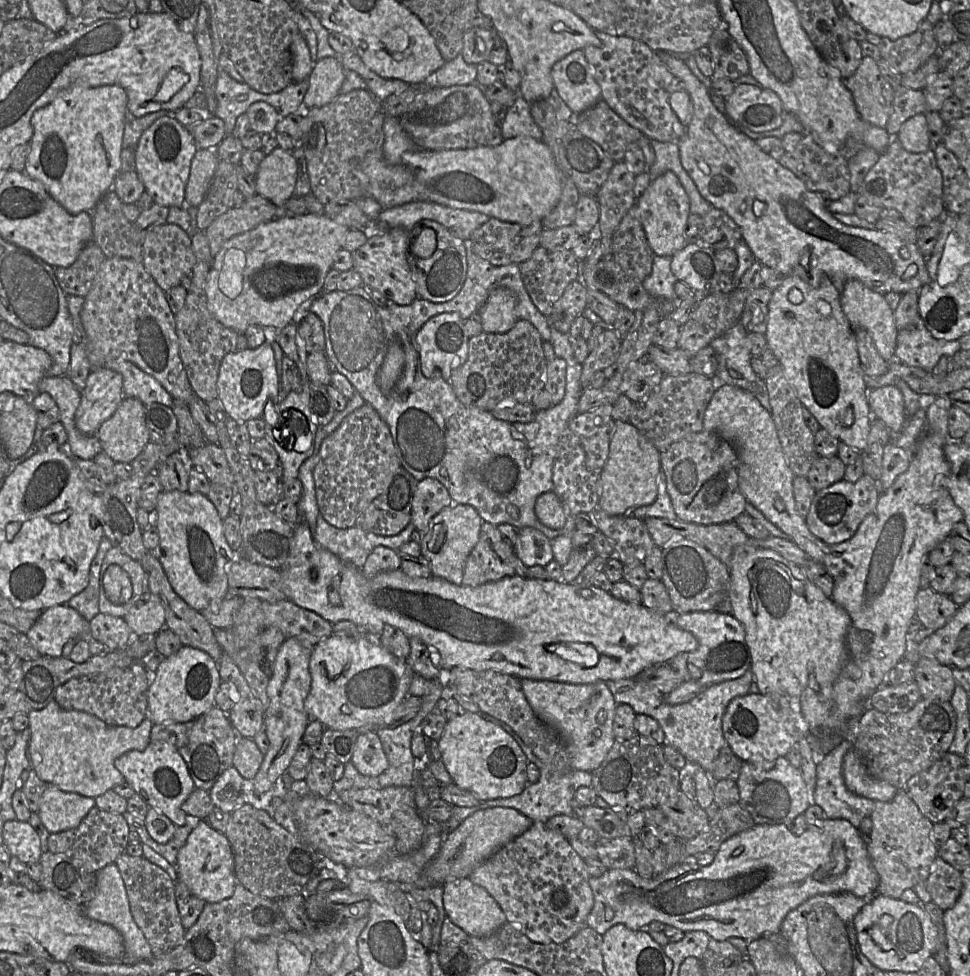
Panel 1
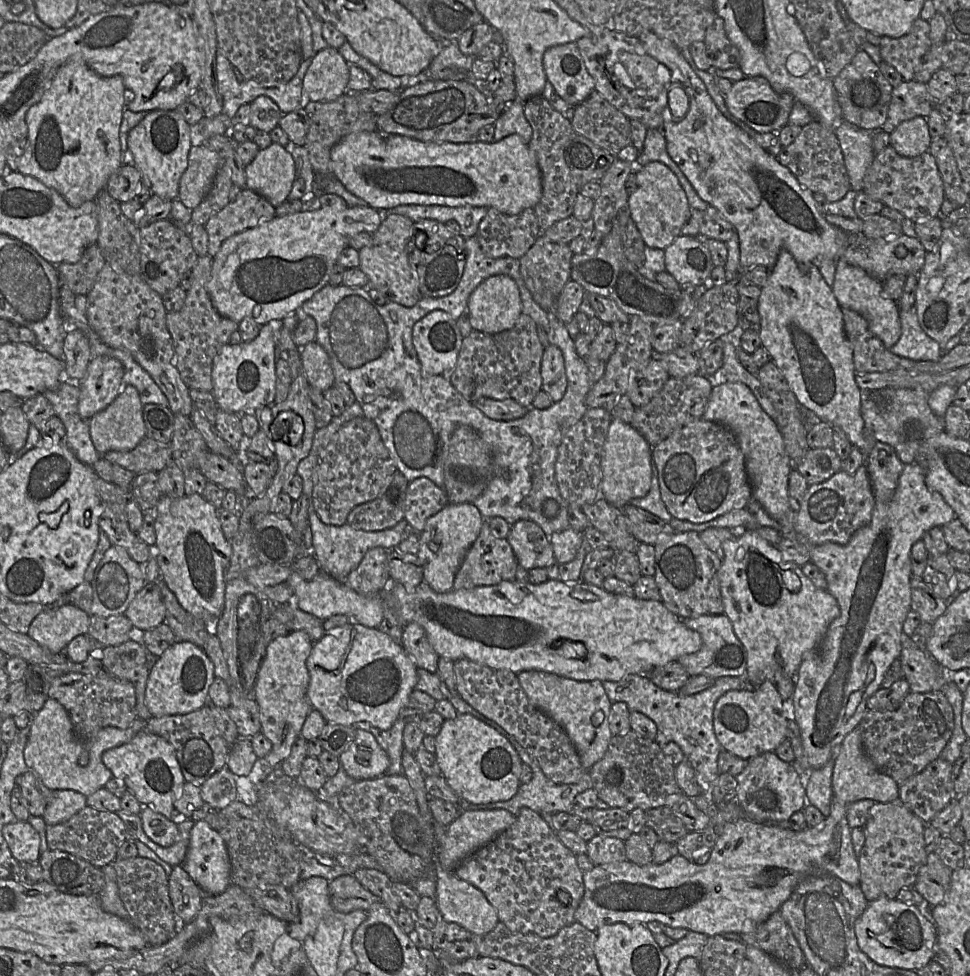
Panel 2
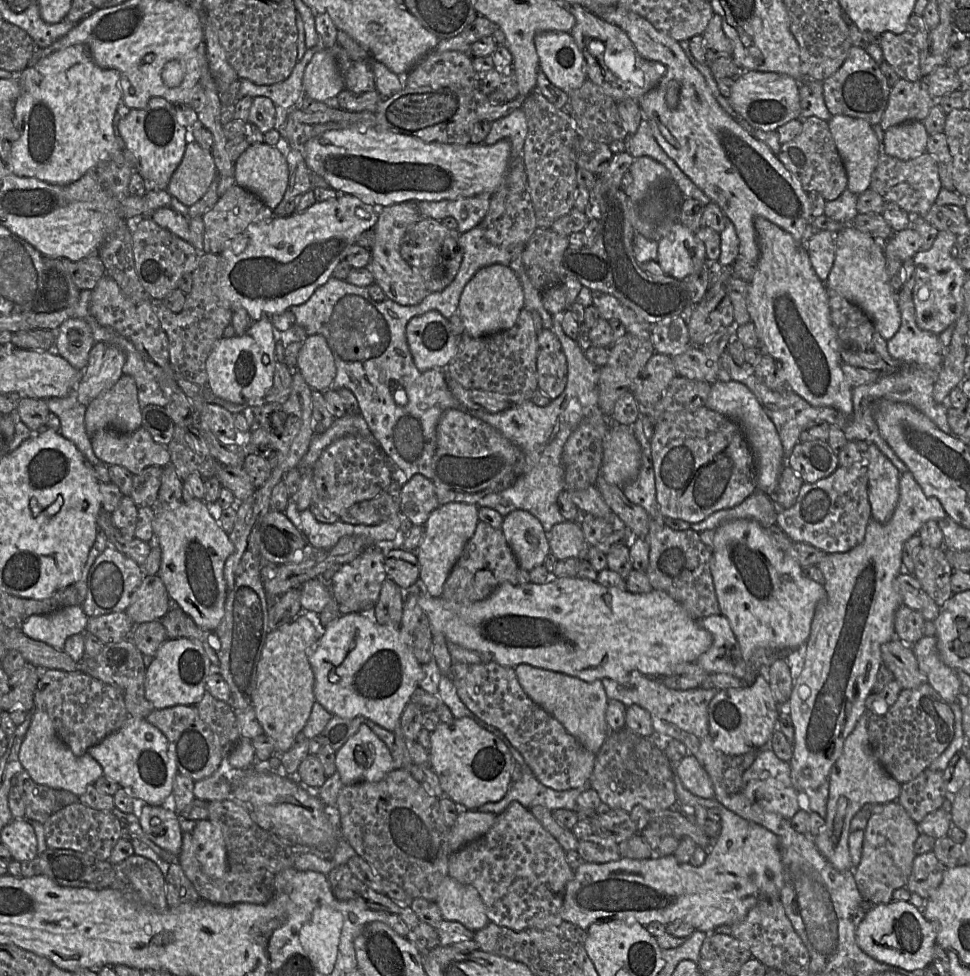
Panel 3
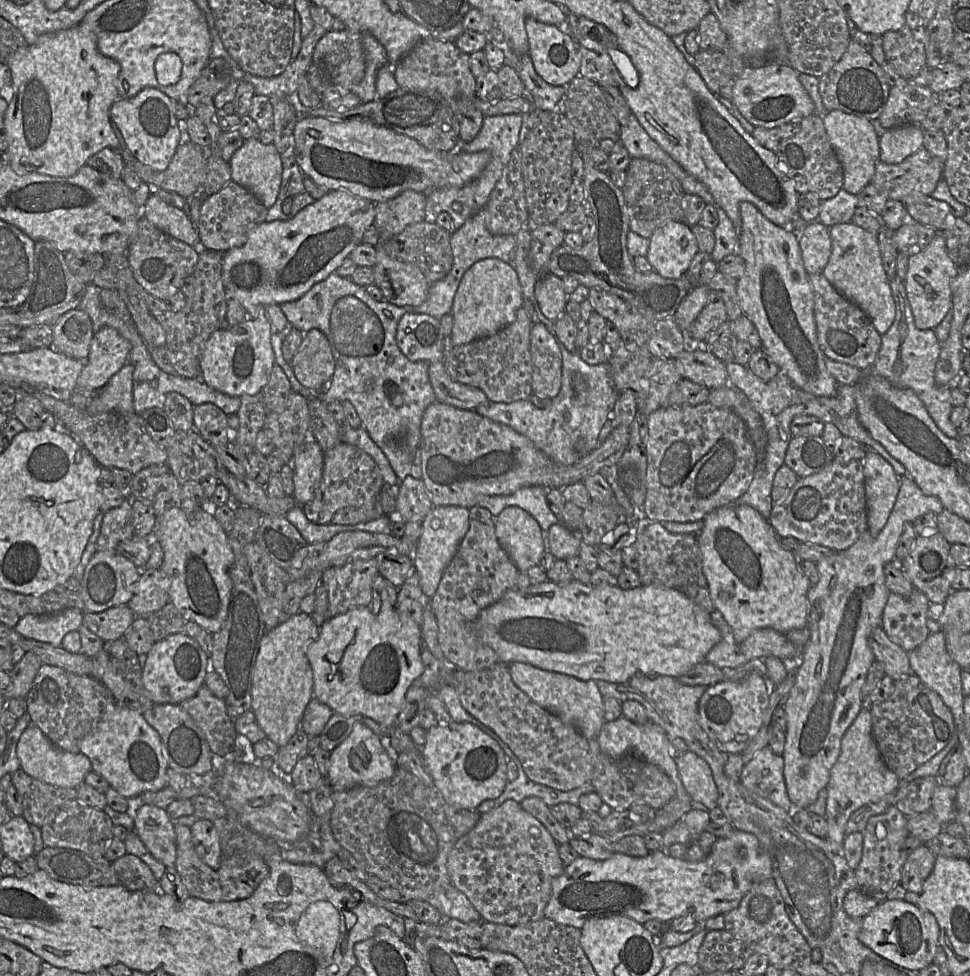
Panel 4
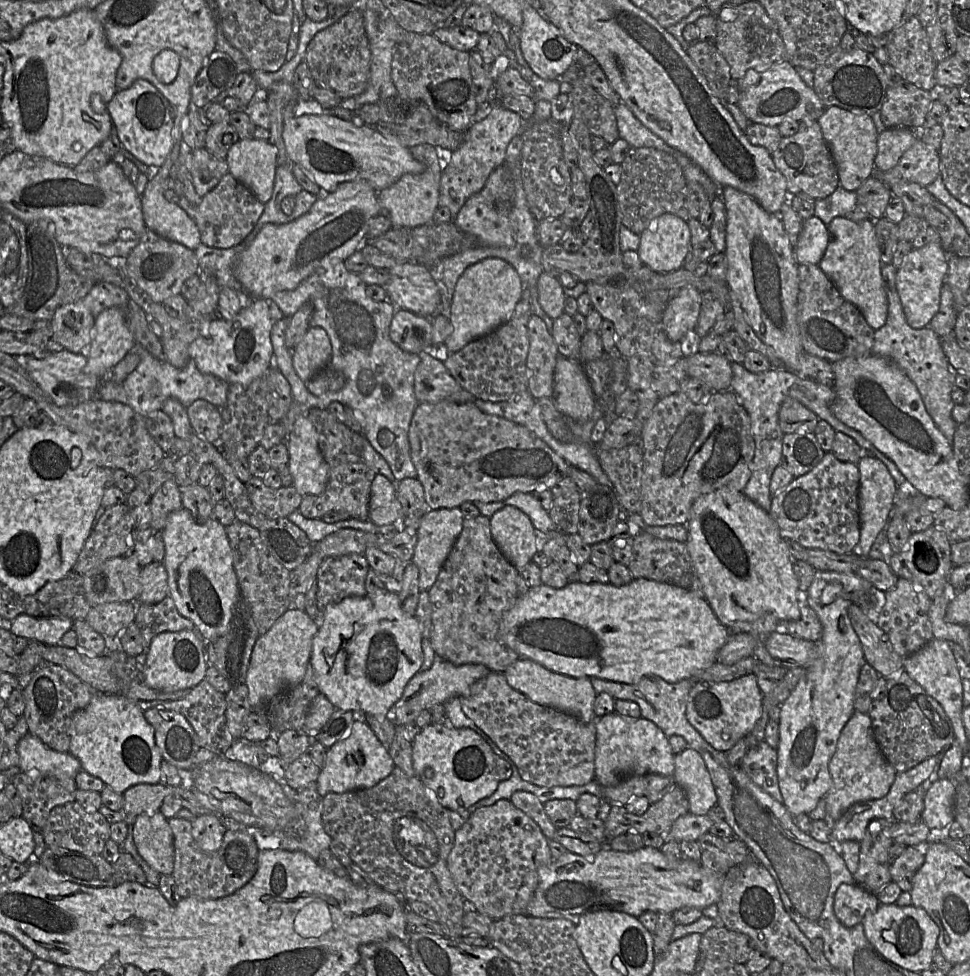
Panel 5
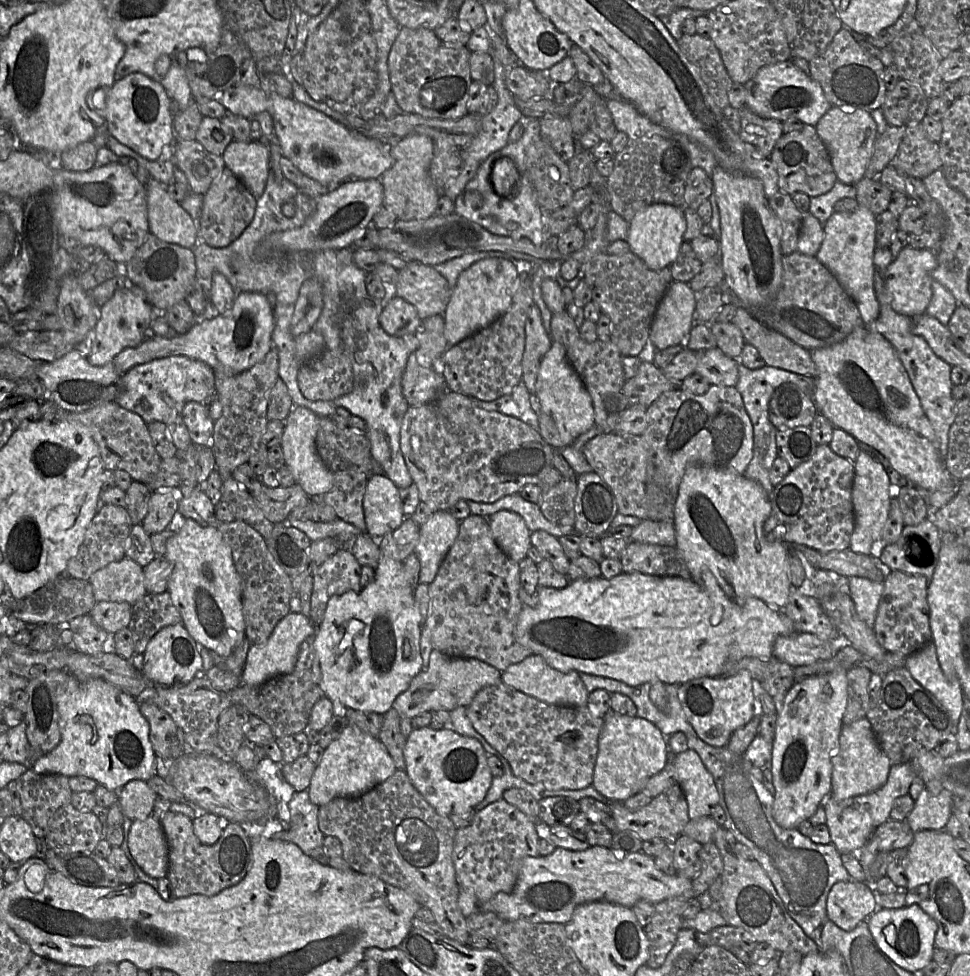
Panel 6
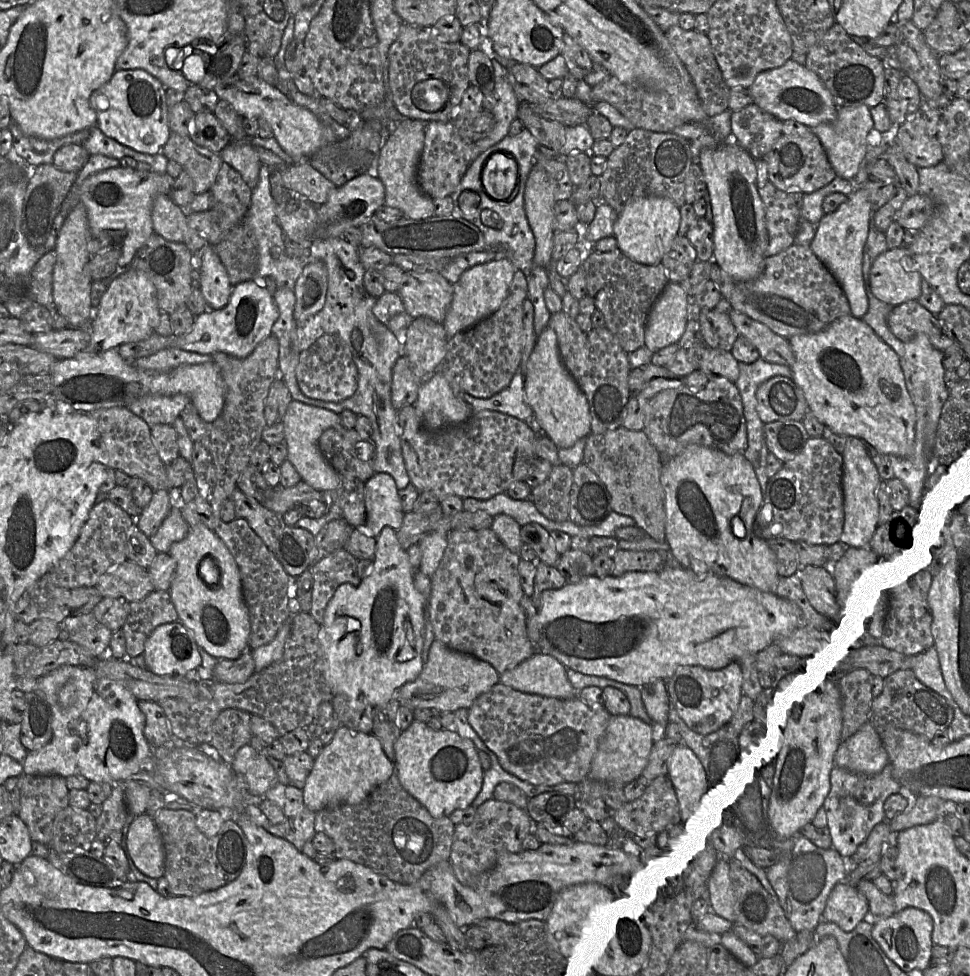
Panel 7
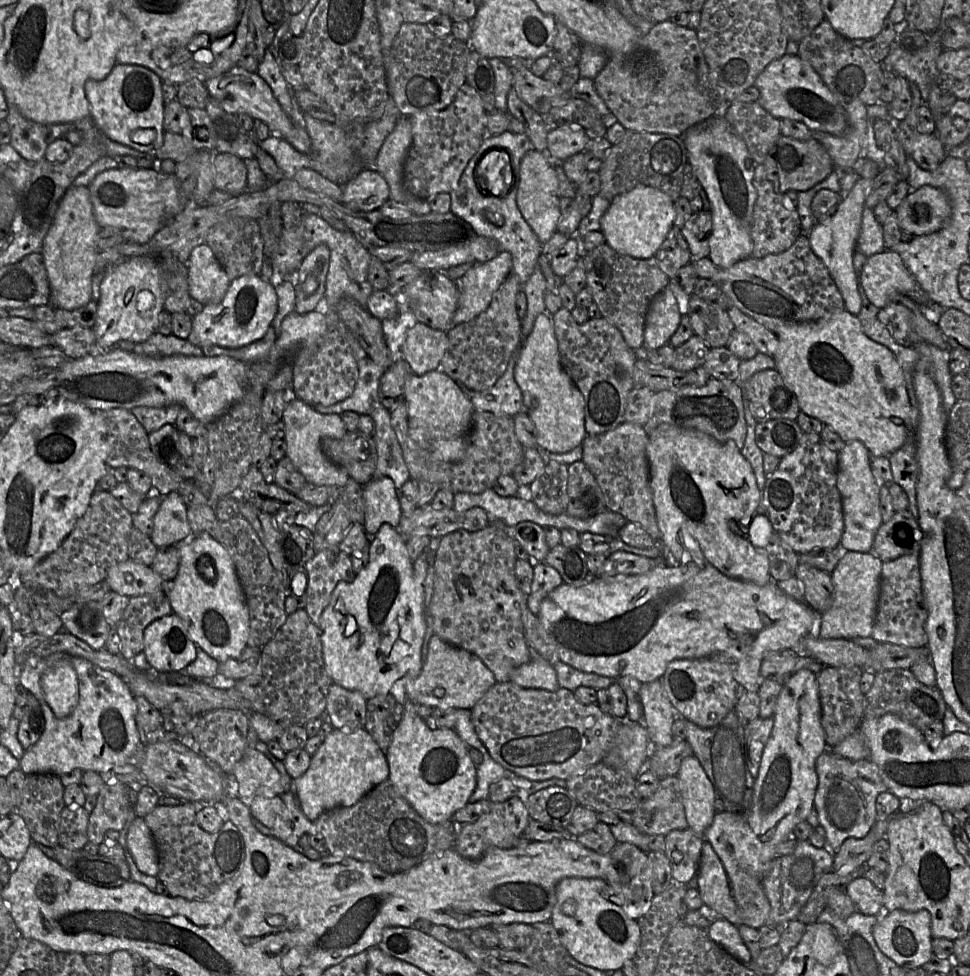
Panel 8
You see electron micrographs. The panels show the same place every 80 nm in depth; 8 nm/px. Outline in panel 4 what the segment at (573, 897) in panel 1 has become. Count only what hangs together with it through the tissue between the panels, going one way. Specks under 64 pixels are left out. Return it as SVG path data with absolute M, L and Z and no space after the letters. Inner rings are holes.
M506 800L500 806L481 814L473 829L457 839L448 856L447 870L452 884L465 894L474 908L479 912L483 921L510 926L520 925L544 918L544 909L551 896L551 883L554 878L562 874L565 868L558 854L558 845L546 828L535 817L523 810L518 802Z

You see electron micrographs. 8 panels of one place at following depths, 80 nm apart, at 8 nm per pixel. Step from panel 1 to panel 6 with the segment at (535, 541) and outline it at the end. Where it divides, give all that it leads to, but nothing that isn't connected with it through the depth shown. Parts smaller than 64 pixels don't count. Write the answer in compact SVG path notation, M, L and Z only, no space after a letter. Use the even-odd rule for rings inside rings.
M500 510L488 519L492 537L501 550L517 563L526 558L532 544L524 519L509 510Z

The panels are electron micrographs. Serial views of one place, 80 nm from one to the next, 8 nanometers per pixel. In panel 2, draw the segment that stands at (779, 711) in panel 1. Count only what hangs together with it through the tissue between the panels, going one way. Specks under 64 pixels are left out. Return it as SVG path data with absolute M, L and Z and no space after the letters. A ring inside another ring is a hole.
M770 680L761 683L753 691L731 690L715 703L713 727L721 747L731 754L750 760L775 749L787 739L788 719L783 700Z

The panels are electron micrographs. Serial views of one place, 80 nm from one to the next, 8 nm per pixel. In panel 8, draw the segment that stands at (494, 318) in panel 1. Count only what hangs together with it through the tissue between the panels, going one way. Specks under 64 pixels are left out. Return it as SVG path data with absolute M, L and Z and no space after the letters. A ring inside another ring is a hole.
M500 251L494 259L475 264L463 277L454 280L459 290L459 302L452 325L468 322L485 311L493 294L511 272L511 254Z

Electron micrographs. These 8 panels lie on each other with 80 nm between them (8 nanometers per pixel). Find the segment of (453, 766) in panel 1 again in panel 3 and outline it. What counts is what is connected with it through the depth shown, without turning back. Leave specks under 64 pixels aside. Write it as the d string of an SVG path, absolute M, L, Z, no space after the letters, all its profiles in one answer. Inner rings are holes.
M468 717L451 723L440 722L430 733L430 767L437 774L446 797L471 810L500 801L508 791L513 759L506 745L494 734Z

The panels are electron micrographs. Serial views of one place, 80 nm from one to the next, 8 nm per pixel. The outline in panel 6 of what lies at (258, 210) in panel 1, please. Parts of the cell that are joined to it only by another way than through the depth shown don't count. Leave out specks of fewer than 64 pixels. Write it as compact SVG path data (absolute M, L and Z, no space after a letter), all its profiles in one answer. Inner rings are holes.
M225 167L203 195L198 241L214 248L225 248L237 240L253 220L257 199L245 184Z

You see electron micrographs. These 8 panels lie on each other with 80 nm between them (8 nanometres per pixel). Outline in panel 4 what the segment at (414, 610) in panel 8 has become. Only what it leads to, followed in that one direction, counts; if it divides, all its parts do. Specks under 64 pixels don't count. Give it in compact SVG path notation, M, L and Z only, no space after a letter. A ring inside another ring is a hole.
M383 603L378 614L373 614L368 607L357 607L347 611L344 614L336 615L327 619L320 627L318 638L310 644L307 649L307 657L313 669L314 676L314 698L329 706L334 713L338 713L345 717L363 715L378 722L385 729L392 729L397 727L397 720L401 712L406 693L408 689L418 682L418 679L424 672L424 665L422 662L422 628L412 619L406 615L401 615L395 606L390 603Z

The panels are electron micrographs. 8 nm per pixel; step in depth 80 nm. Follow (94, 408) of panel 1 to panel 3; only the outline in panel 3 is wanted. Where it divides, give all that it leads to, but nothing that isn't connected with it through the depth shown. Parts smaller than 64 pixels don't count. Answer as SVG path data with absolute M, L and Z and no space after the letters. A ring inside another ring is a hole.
M95 342L88 363L77 384L78 399L86 407L101 392L111 388L123 375L125 353L117 346Z

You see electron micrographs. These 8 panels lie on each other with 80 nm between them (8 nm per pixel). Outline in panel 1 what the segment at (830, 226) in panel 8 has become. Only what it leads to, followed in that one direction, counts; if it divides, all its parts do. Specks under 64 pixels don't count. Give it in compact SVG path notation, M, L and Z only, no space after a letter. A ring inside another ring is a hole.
M848 280L840 293L840 300L843 312L852 328L868 331L881 357L888 362L897 362L895 349L898 329L894 319L894 311L890 308L884 295L873 291L858 280Z

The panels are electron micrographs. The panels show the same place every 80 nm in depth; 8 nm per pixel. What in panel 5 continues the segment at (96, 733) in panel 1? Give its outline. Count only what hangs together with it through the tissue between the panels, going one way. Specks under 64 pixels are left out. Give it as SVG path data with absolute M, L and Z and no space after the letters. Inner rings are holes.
M27 733L17 746L21 772L72 778L82 770L80 761L69 752L48 748L37 736Z

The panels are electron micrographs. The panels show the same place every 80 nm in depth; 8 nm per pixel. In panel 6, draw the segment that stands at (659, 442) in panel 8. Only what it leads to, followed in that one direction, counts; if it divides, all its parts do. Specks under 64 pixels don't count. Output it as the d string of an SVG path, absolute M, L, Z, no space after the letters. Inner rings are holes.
M693 464L679 484L673 524L676 548L692 580L708 594L725 595L737 604L757 598L781 609L788 603L791 588L788 574L788 547L769 540L764 524L772 511L768 493L744 474Z

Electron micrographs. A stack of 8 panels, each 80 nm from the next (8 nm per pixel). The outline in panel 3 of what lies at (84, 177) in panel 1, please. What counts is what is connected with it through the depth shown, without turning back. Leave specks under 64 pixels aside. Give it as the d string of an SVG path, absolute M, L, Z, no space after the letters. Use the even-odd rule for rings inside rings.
M77 44L54 52L28 65L16 77L21 85L21 93L14 102L13 122L20 136L14 142L7 162L2 162L4 168L18 176L67 185L94 170L97 163L107 159L110 154L123 154L113 130L113 120L122 100L120 72L99 67L86 46Z

